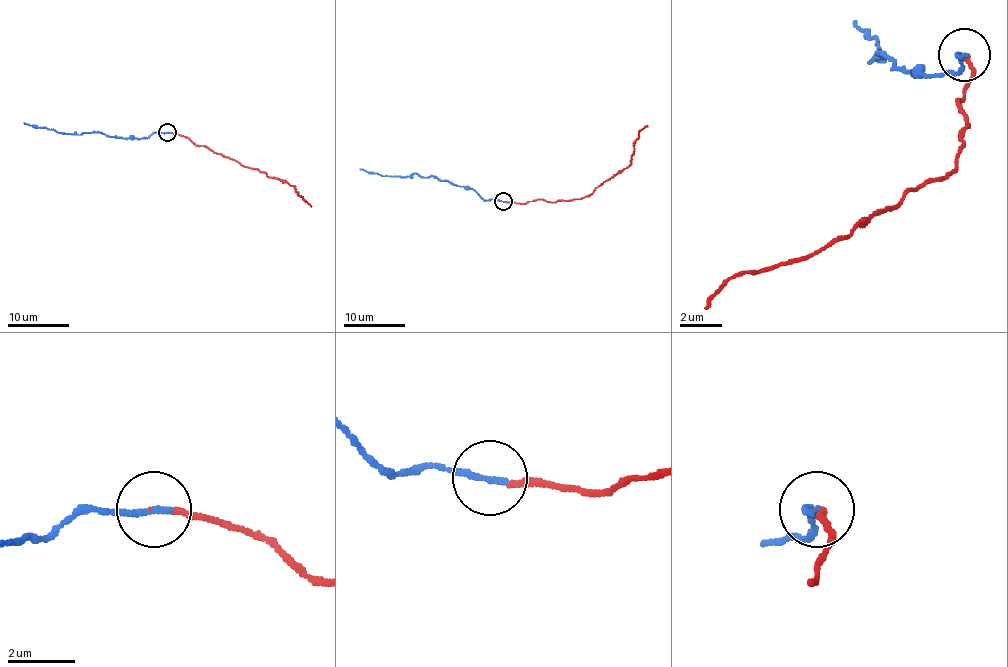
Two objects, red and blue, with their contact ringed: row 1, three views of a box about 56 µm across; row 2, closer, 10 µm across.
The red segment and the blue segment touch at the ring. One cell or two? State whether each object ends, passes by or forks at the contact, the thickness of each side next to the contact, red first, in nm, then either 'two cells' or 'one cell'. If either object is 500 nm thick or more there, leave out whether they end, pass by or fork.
red ends | blue ends | 110/220 nm | one cell

